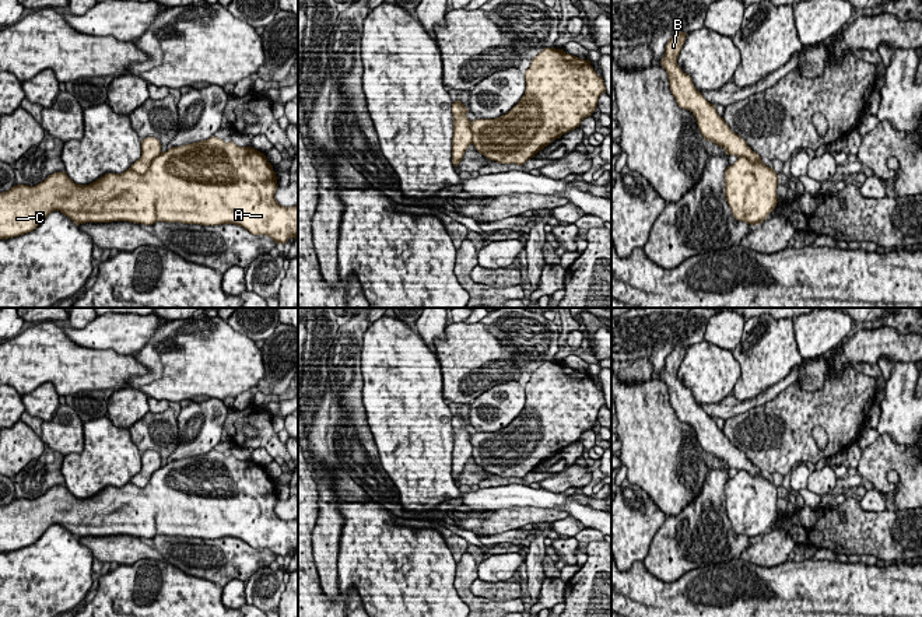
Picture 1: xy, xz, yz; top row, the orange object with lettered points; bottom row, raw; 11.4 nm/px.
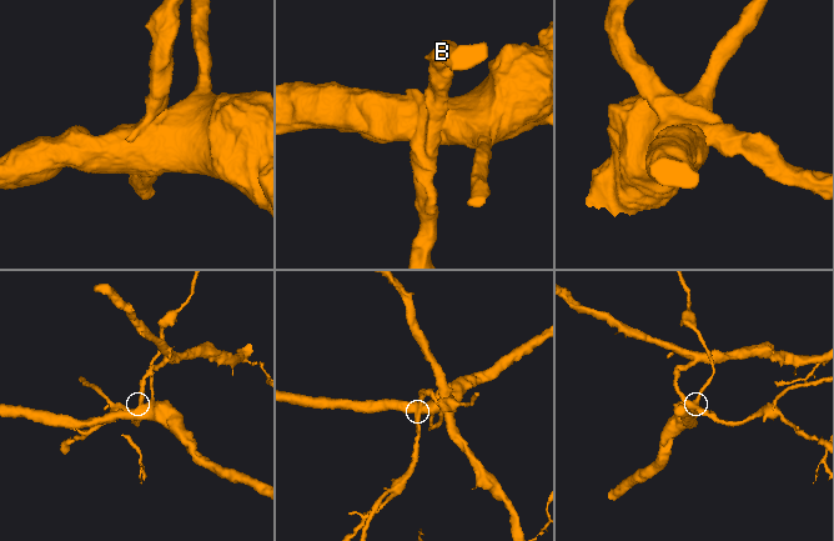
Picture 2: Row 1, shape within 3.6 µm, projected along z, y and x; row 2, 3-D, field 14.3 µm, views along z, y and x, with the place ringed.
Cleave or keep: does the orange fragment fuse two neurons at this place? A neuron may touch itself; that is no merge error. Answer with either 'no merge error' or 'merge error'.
no merge error

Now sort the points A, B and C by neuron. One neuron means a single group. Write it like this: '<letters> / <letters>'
A B C

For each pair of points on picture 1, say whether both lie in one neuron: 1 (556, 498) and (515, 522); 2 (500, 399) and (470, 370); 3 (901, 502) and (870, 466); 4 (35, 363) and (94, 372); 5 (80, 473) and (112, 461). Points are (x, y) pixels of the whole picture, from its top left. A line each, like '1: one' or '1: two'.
1: two
2: two
3: one
4: one
5: one

